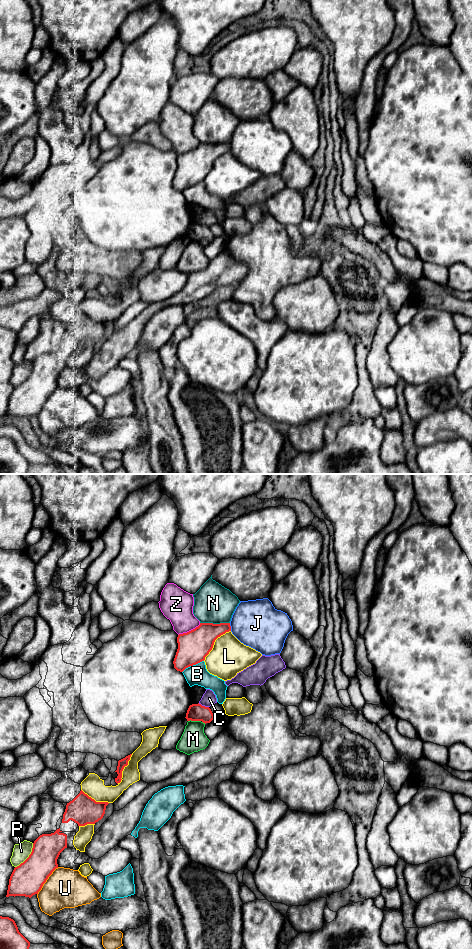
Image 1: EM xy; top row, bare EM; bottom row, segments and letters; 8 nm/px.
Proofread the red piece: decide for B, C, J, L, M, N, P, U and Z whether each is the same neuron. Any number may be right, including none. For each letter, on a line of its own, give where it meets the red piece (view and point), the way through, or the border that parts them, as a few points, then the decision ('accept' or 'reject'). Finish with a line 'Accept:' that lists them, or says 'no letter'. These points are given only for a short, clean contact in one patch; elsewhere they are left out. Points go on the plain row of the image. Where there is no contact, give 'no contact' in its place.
B: contact xy (192, 185); reject
C: contact xy (203, 226); border xy (198, 223), (208, 227); reject
J: contact xy (230, 147); reject
L: contact xy (213, 163); reject
M: contact xy (194, 240); border xy (200, 240), (188, 241); reject
N: contact xy (215, 144); reject
P: contact xy (29, 376); reject
U: contact xy (46, 399); reject
Z: contact xy (189, 151); reject
Accept: no letter

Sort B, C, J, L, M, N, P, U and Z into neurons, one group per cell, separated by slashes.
B / C M / J / L / N / P / U / Z

